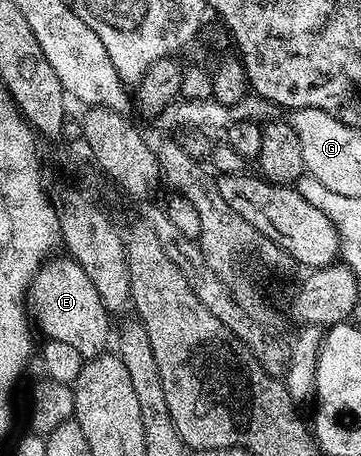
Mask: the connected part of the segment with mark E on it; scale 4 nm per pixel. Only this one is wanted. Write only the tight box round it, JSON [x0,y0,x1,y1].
[27,258,111,357]

